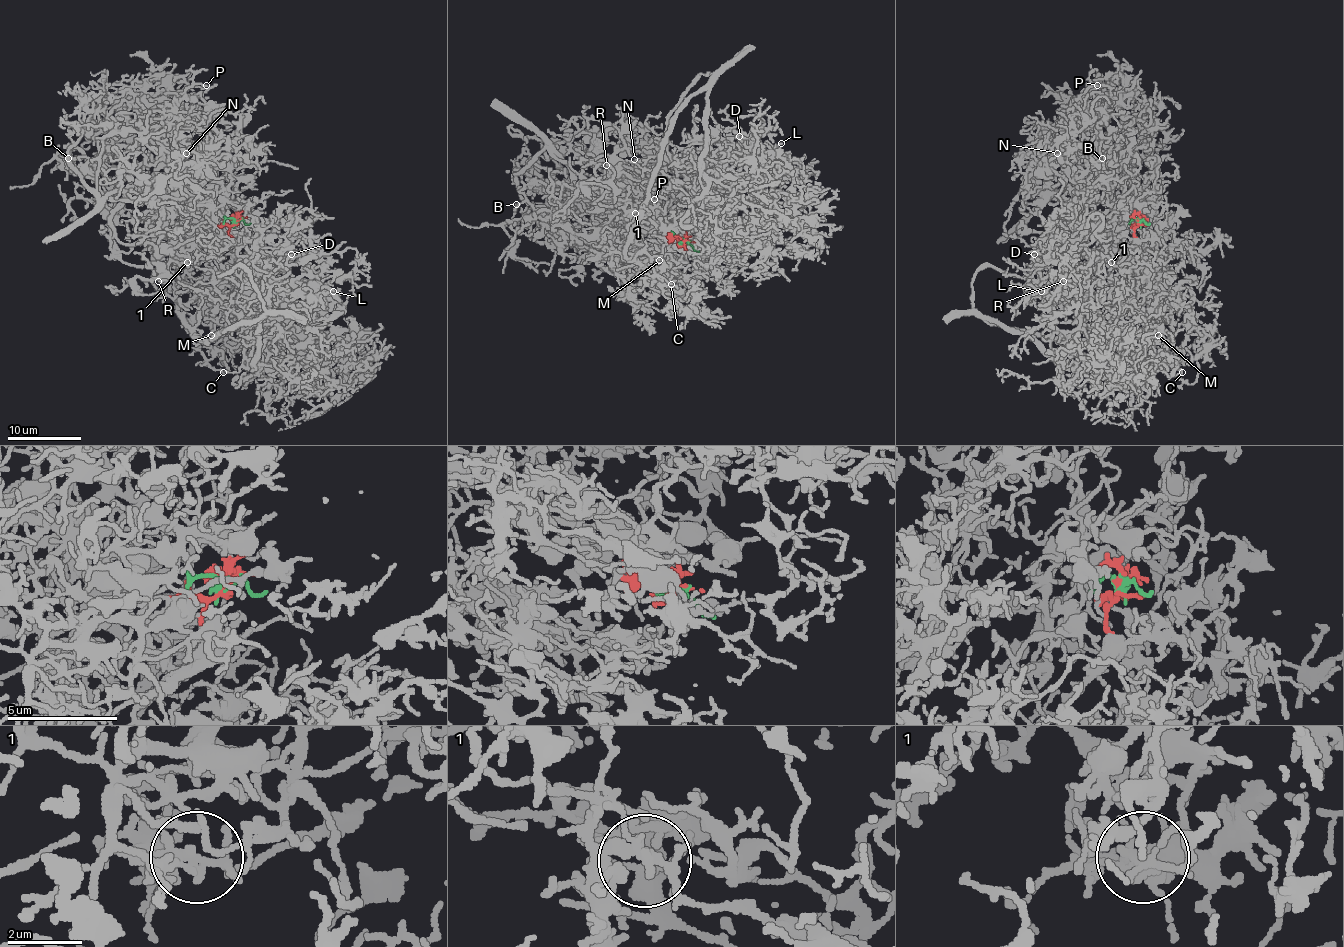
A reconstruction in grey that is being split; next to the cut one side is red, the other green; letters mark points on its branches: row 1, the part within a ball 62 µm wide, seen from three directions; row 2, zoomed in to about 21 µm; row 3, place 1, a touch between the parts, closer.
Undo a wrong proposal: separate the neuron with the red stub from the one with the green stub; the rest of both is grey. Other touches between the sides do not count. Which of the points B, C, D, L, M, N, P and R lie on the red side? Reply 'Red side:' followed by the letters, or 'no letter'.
Red side: C, D, L, M

